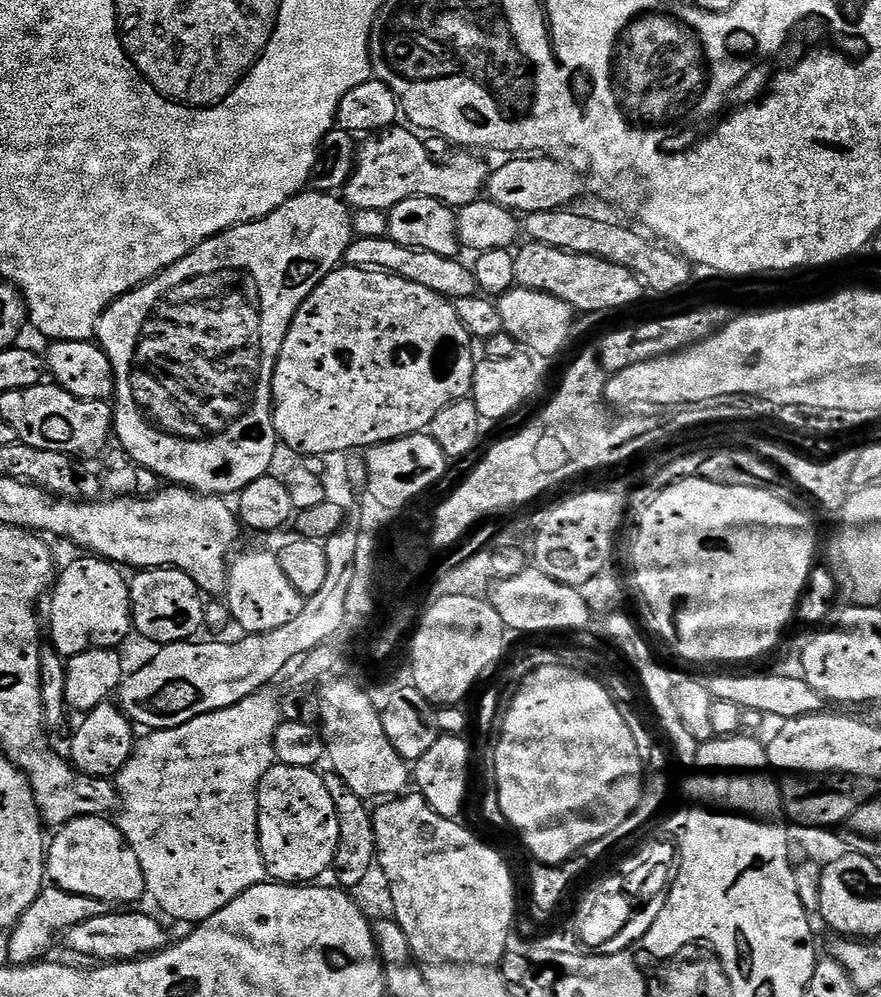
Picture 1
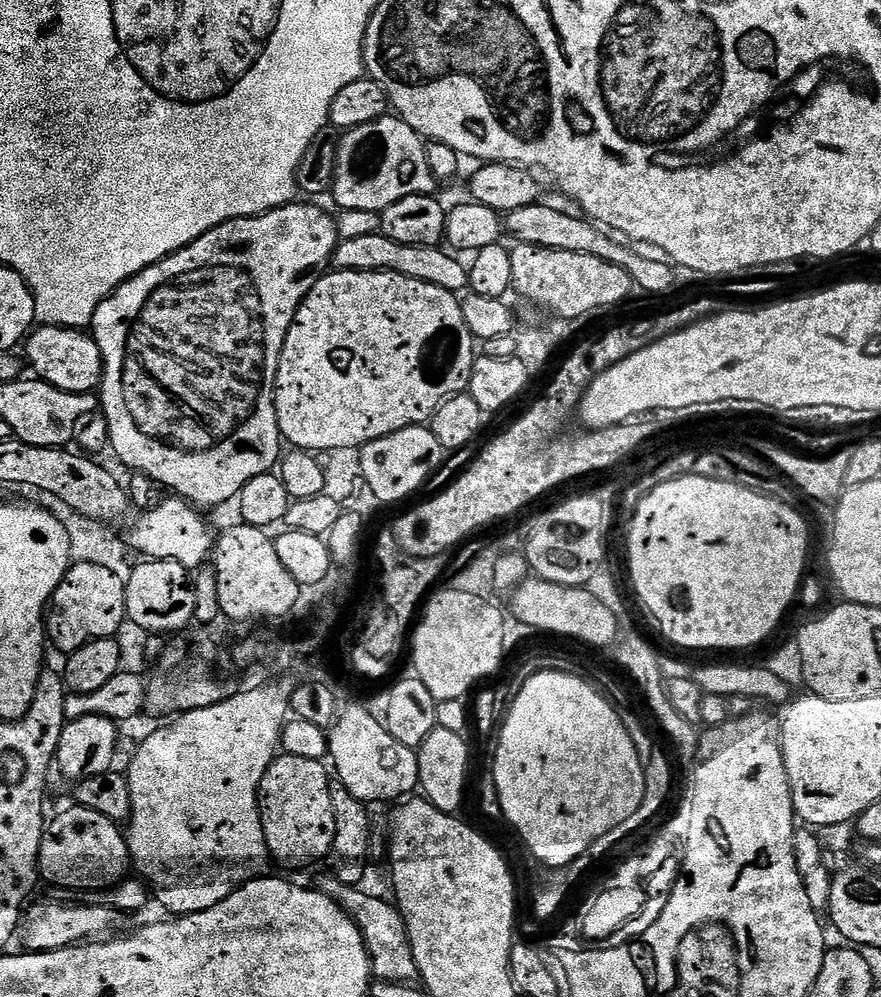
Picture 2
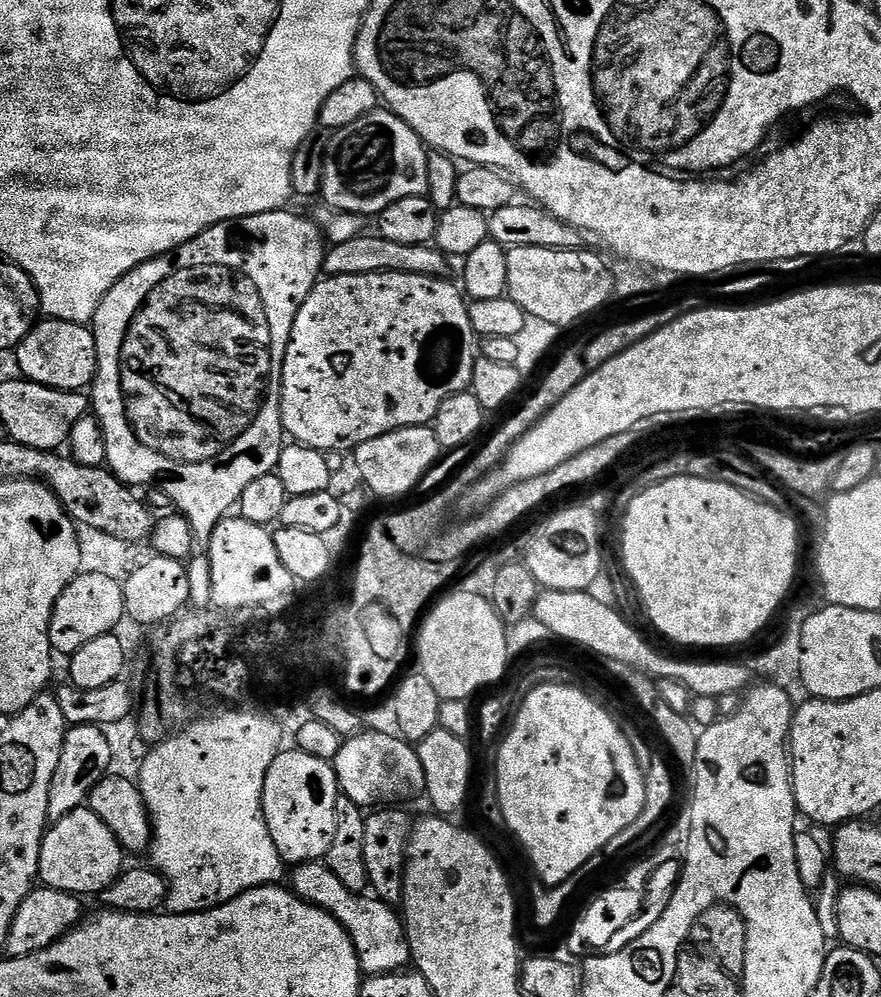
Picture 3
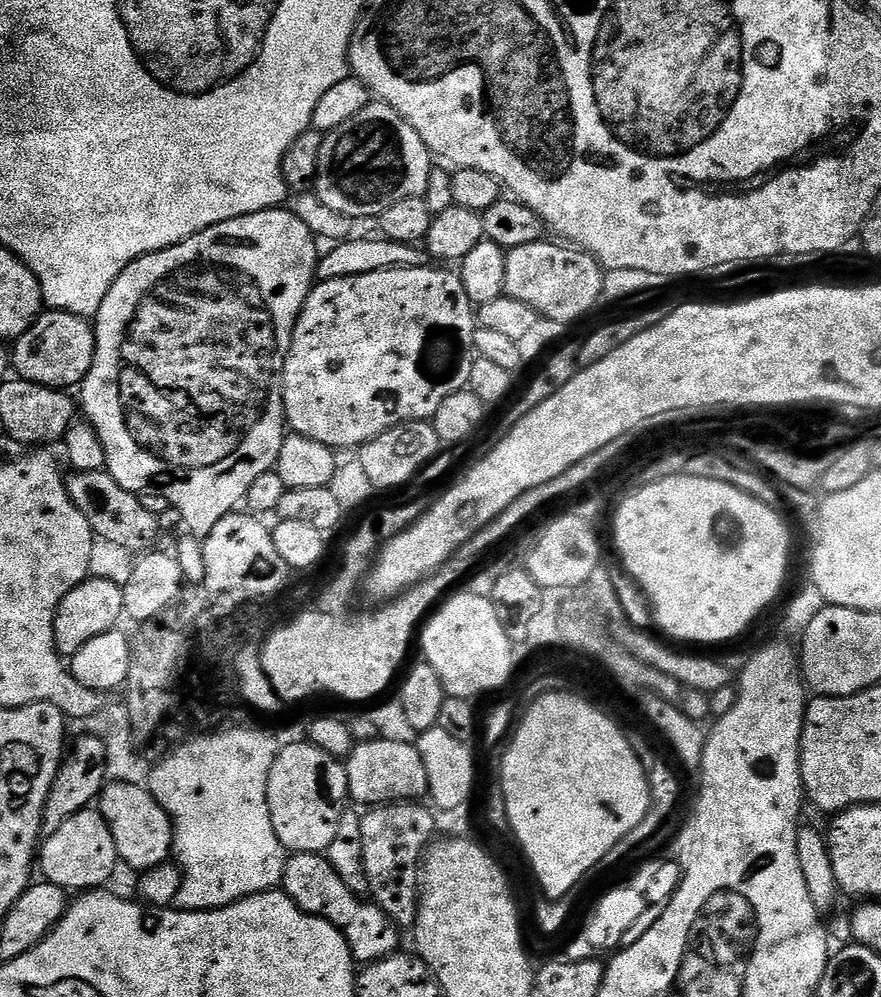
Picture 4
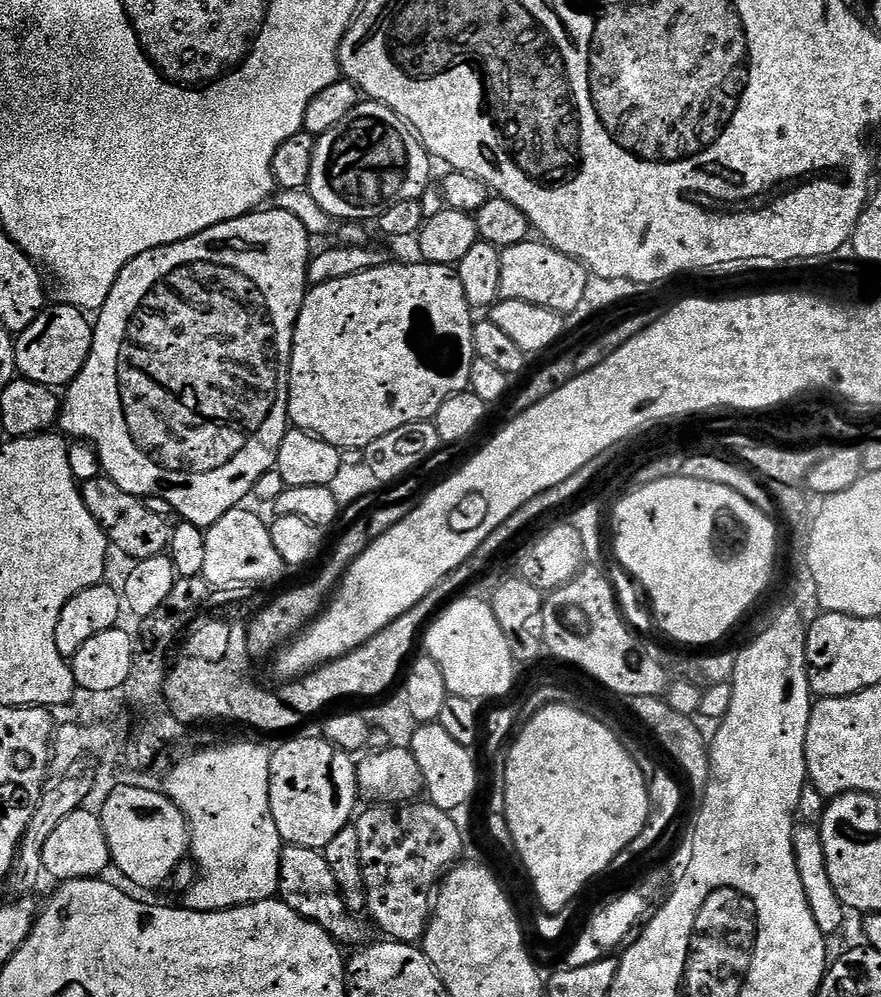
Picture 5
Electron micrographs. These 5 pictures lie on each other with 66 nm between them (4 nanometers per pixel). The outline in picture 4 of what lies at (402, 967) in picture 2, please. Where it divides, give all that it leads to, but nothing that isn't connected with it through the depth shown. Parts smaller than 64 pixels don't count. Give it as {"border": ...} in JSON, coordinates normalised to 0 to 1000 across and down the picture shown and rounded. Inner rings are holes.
{"border":[[[358,855],[328,858],[322,870],[320,894],[345,915],[373,923],[386,934],[388,941],[393,941],[405,968],[417,969],[437,963],[439,959],[451,958],[455,932],[421,902],[402,898],[397,889],[384,881],[384,873],[375,869],[371,858]]]}

